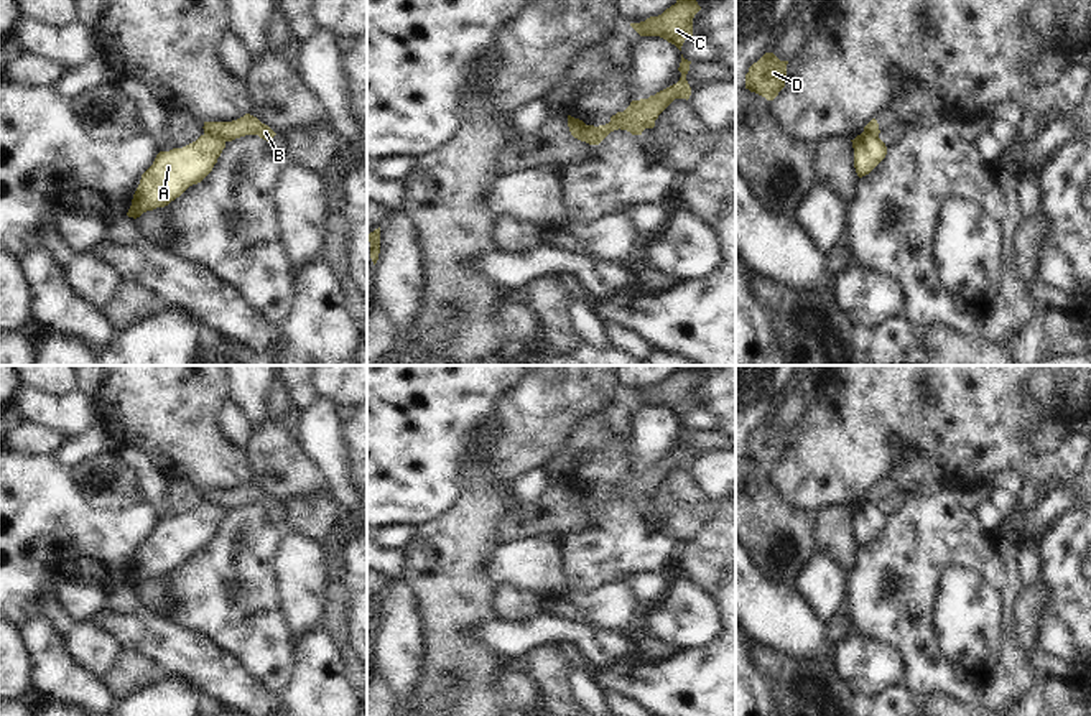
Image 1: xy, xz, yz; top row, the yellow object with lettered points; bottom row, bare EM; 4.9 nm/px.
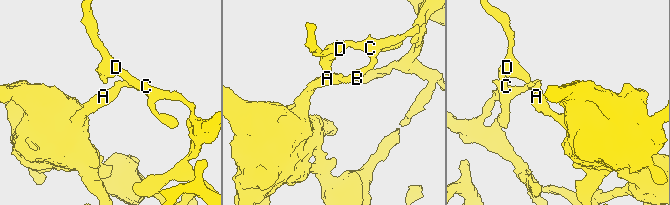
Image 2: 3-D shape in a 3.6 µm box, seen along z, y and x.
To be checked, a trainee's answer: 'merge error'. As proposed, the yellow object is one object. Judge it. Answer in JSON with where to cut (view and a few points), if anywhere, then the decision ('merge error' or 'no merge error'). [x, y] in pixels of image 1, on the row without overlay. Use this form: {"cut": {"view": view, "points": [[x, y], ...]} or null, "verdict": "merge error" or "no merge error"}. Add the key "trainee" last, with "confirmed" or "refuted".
{"cut": {"view": "xy", "points": [[204, 501], [224, 511]]}, "verdict": "merge error", "trainee": "confirmed"}

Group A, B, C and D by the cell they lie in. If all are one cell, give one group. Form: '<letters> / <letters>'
A / B C D

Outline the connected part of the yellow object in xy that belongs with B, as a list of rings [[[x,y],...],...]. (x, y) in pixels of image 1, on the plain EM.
[[[250,482],[232,491],[204,491],[202,497],[204,502],[222,507],[224,510],[232,510],[245,504],[258,504],[268,510],[276,504],[268,494]]]

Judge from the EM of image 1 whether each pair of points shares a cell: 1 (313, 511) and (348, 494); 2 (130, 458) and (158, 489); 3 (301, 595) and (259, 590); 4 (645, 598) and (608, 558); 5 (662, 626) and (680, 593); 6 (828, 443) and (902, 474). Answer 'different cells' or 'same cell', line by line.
1: different cells
2: same cell
3: different cells
4: different cells
5: same cell
6: different cells

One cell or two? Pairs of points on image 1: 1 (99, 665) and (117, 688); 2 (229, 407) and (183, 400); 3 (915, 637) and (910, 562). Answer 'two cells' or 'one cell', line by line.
1: two cells
2: two cells
3: one cell

